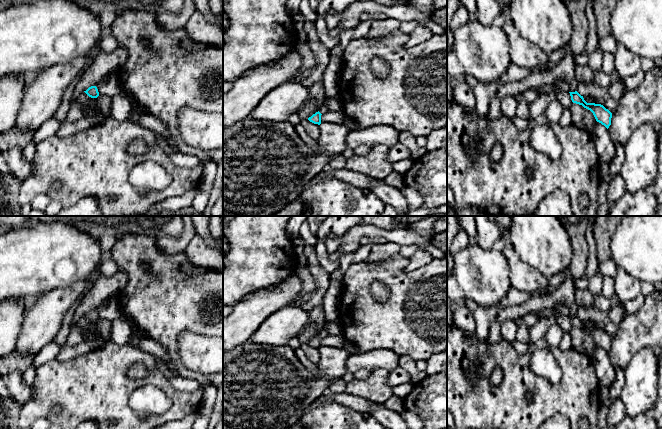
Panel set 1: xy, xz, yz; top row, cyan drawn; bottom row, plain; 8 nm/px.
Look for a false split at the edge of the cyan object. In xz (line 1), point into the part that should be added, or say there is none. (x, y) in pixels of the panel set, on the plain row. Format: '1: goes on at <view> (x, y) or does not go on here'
1: does not go on here

